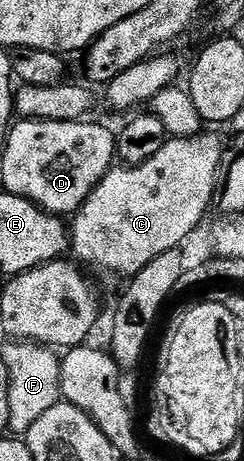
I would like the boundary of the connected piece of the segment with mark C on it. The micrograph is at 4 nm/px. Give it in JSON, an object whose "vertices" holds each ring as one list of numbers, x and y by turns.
{"vertices":[[201,132,194,138,169,137,162,148,145,163,137,166,120,164,109,170,71,219,70,250,73,255,76,253,75,261,81,267,89,271,97,270,108,278,130,280,142,272,150,260,162,256,162,252,183,247,183,242,199,228,208,209,214,206,225,149,225,139,223,142,218,135,207,132]]}

